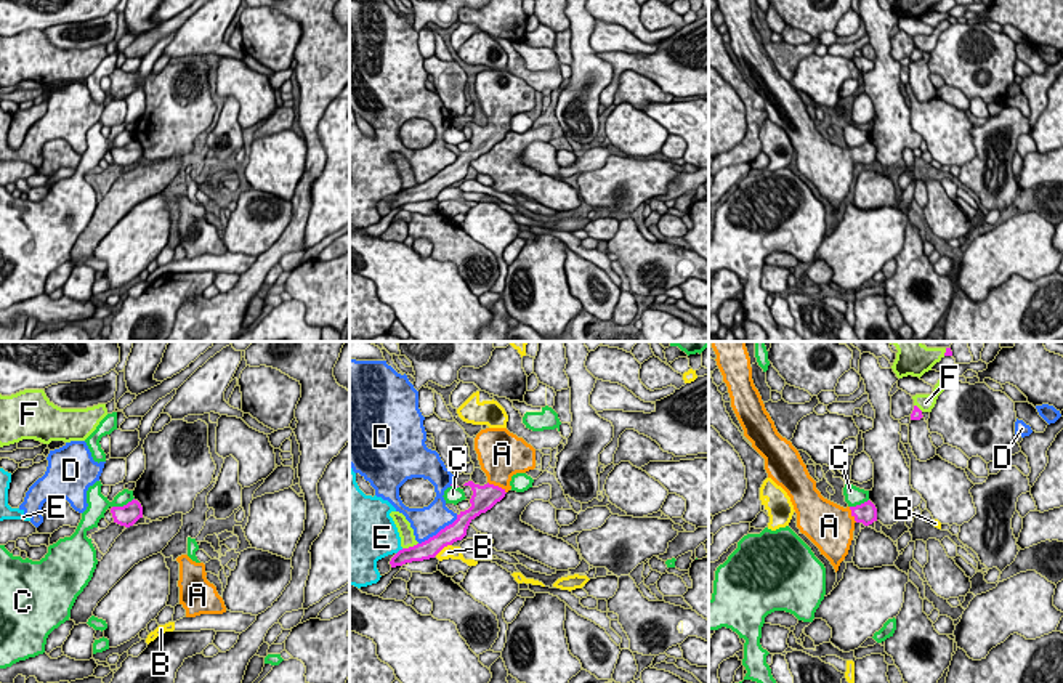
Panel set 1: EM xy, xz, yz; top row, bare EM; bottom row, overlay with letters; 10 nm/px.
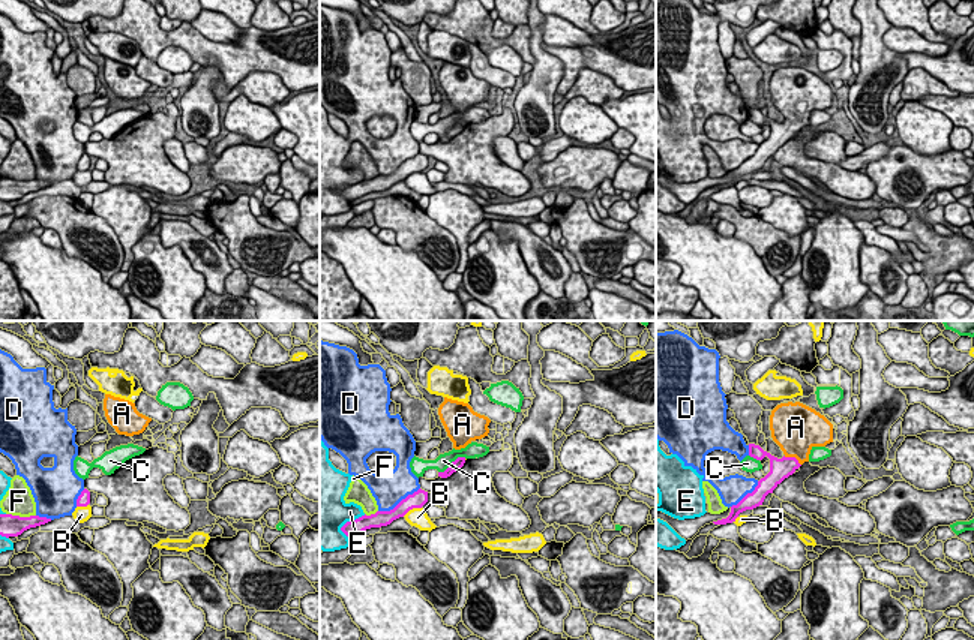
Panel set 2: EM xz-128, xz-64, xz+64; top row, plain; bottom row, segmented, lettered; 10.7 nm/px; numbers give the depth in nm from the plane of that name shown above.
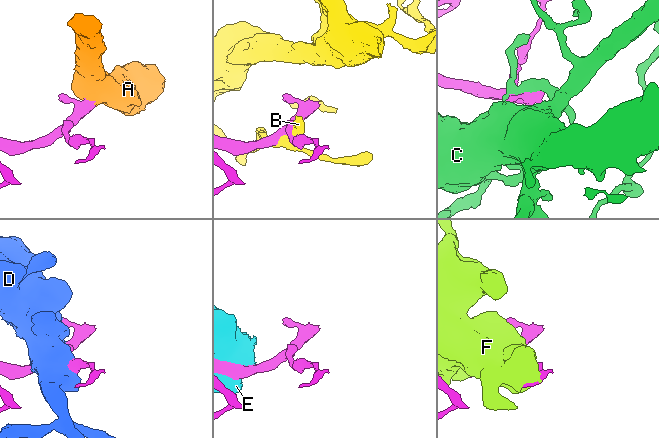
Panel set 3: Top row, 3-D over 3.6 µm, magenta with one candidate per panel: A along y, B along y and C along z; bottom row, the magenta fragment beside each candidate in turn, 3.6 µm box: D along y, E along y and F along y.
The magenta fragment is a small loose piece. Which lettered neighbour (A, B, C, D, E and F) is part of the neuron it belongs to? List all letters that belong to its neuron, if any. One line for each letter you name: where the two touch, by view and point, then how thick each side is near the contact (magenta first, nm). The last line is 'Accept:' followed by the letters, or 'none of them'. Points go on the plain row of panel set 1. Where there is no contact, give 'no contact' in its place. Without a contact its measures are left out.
A: xz (497, 127) | 240/360 nm
Accept: A

